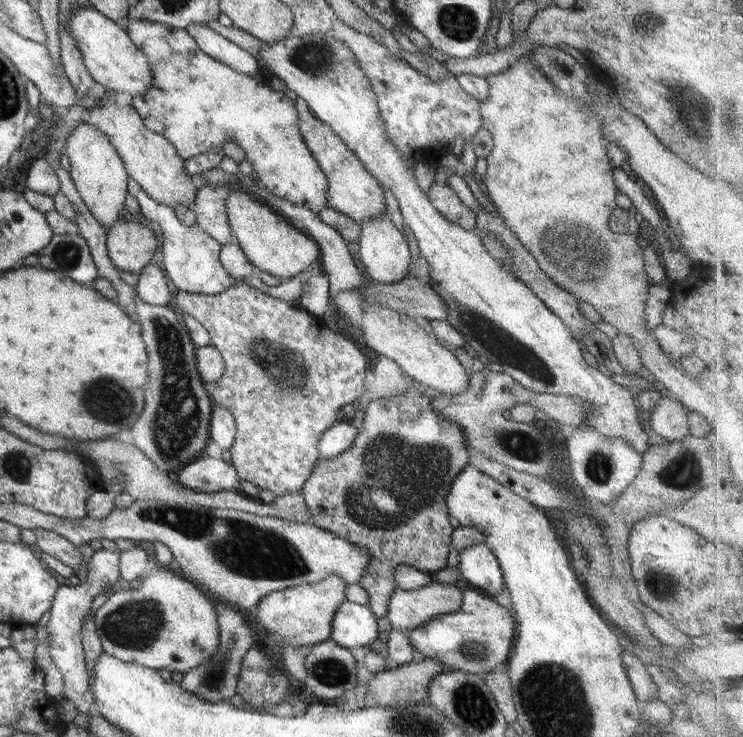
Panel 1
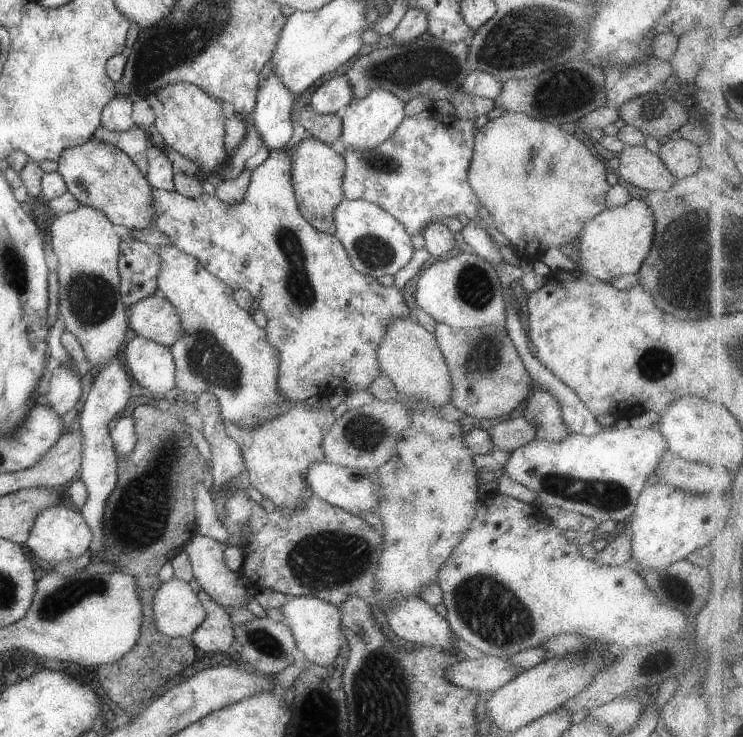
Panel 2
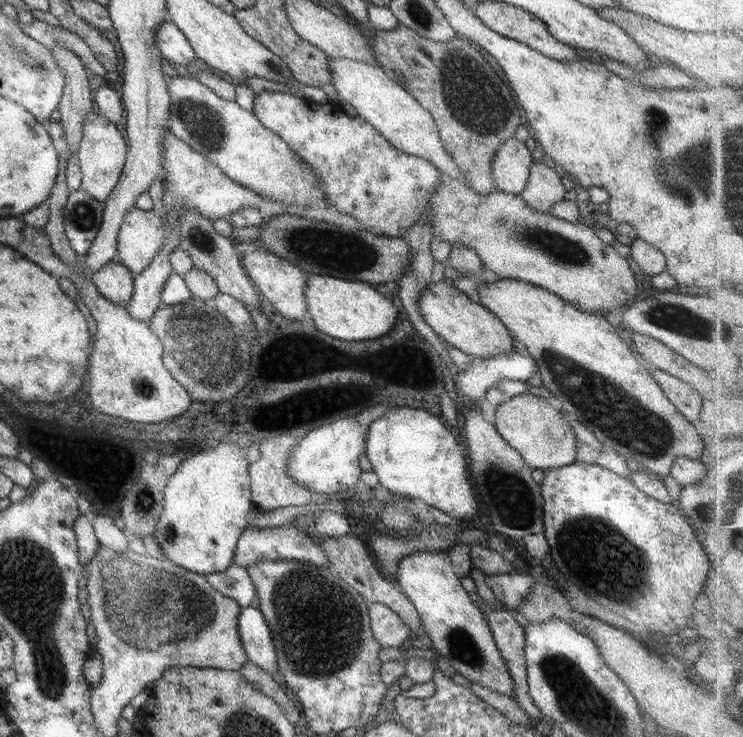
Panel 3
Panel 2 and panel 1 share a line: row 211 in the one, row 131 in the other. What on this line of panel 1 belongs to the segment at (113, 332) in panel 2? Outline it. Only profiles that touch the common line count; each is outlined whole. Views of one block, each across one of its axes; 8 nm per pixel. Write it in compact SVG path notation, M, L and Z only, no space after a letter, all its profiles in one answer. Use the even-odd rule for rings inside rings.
M82 121L77 122L75 128L71 128L71 132L68 132L63 152L69 159L69 176L91 216L104 227L117 222L119 220L117 216L123 210L123 202L127 196L128 176L115 148L108 144L102 132Z

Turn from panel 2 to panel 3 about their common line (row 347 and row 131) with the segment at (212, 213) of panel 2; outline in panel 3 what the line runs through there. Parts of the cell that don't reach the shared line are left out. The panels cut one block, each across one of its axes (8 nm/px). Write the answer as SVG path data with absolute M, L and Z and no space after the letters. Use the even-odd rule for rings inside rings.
M261 89L254 98L251 111L263 128L274 132L300 159L311 166L328 205L335 206L343 216L357 220L365 231L388 238L404 237L407 229L424 212L427 195L441 183L441 174L429 161L393 148L367 121L358 116L351 118L329 102L318 104L303 97L292 96L289 92Z

